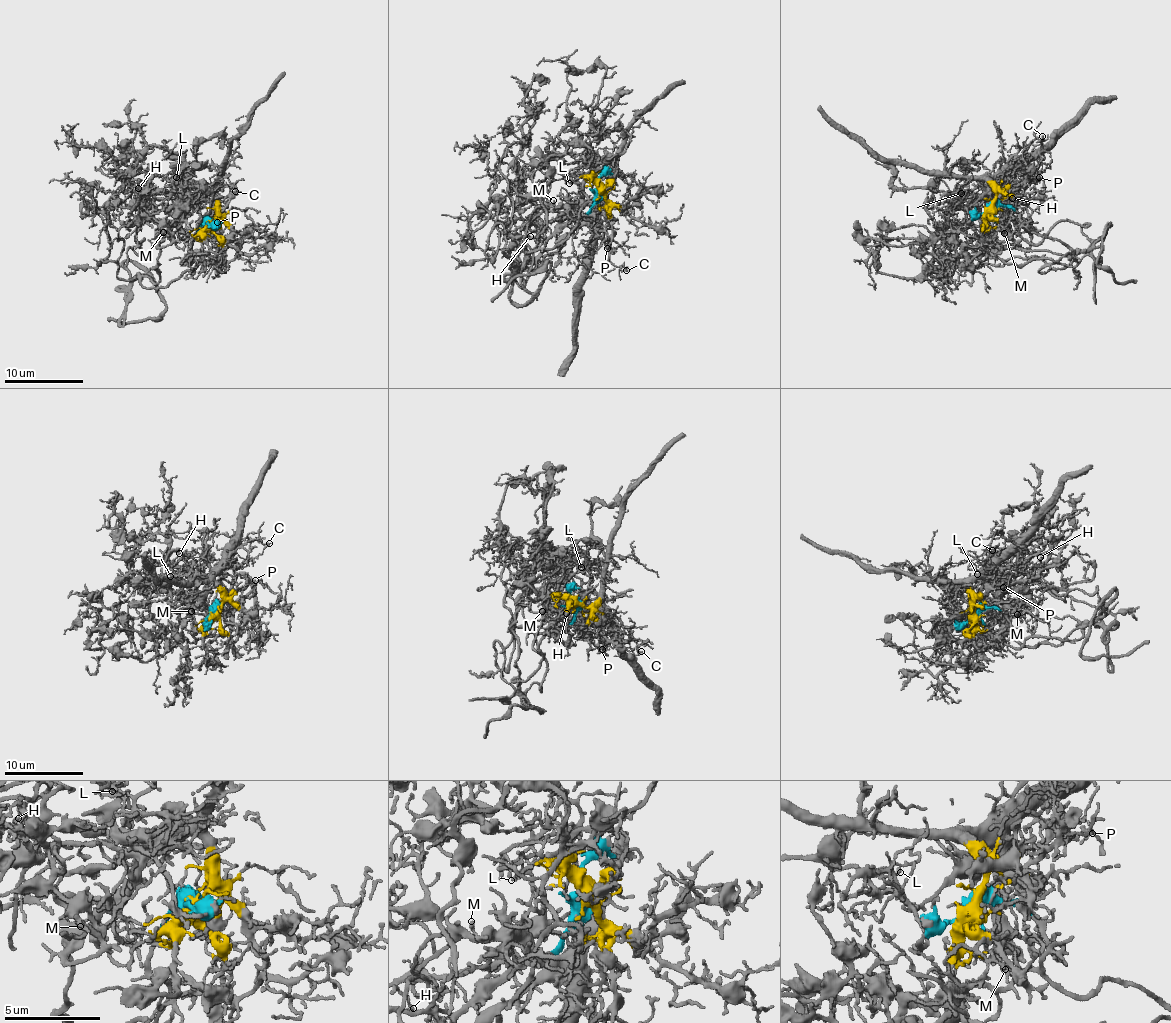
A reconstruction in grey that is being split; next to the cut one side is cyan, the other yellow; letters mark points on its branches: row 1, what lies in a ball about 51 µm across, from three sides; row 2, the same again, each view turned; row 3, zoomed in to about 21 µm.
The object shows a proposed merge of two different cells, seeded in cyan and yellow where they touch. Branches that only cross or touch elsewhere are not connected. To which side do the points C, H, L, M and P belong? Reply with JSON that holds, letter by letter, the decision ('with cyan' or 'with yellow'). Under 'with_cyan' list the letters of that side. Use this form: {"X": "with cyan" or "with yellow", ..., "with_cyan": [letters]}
{"C": "with yellow", "H": "with yellow", "L": "with cyan", "M": "with yellow", "P": "with yellow", "with_cyan": ["L"]}

